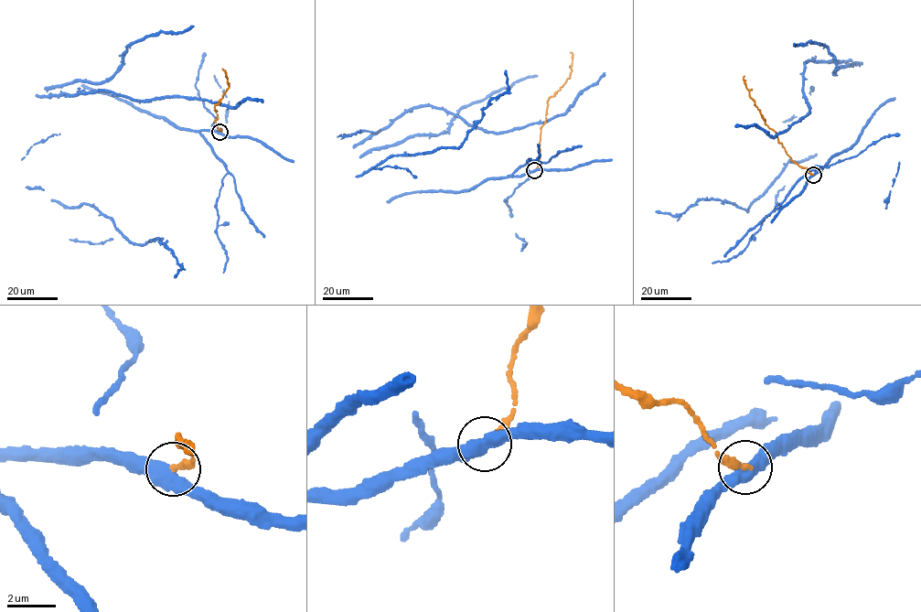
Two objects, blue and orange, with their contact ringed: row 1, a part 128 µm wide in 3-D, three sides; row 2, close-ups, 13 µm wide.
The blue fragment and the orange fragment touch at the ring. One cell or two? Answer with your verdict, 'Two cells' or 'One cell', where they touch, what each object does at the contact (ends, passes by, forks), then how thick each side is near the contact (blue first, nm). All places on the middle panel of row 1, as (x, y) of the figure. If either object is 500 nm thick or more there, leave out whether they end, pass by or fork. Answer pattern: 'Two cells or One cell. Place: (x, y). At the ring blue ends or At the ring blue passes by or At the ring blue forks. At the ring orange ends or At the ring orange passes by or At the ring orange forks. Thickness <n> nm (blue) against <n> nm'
Two cells. Place: (534, 170). At the ring blue passes by. At the ring orange ends. Thickness 480 nm (blue) against 280 nm

